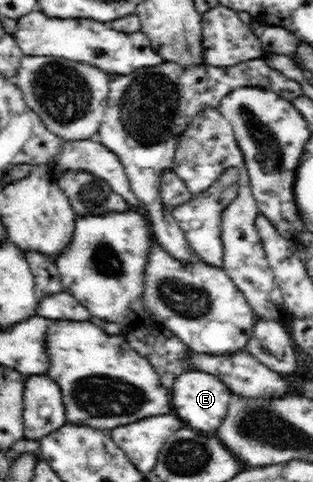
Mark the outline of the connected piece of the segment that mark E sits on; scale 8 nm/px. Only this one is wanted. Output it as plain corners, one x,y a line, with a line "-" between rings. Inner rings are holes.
196,370
183,373
176,378
172,387
172,397
176,397
176,401
172,401
173,413
186,423
186,427
198,431
202,429
201,433
208,431
207,434
214,434
221,427
228,405
232,403
235,395
218,376

